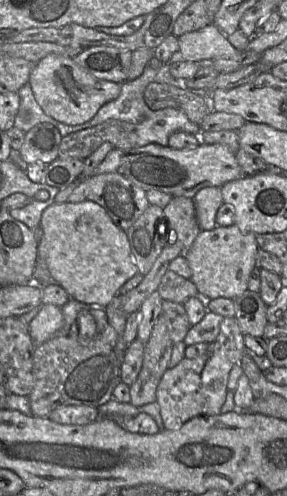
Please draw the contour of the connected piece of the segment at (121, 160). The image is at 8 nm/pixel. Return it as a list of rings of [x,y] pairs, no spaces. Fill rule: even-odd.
[[[155,143],[128,150],[113,148],[90,176],[110,172],[121,174],[144,191],[158,190],[172,196],[183,196],[191,199],[204,187],[222,187],[227,182],[247,177],[237,162],[236,154],[221,144],[200,144],[193,149],[173,149]]]

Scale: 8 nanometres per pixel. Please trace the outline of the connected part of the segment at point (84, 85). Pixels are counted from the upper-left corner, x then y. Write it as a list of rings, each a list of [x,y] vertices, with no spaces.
[[[50,54],[37,62],[28,83],[44,113],[67,125],[79,125],[91,120],[106,103],[115,100],[121,84],[94,77],[72,57]]]

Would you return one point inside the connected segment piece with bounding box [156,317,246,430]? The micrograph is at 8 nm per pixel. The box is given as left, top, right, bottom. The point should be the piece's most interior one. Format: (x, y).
(198, 386)

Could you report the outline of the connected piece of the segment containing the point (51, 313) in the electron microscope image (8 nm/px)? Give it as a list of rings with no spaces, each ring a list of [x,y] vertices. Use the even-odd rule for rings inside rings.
[[[42,304],[38,314],[28,324],[30,336],[36,346],[49,340],[62,328],[64,318],[61,307]]]

